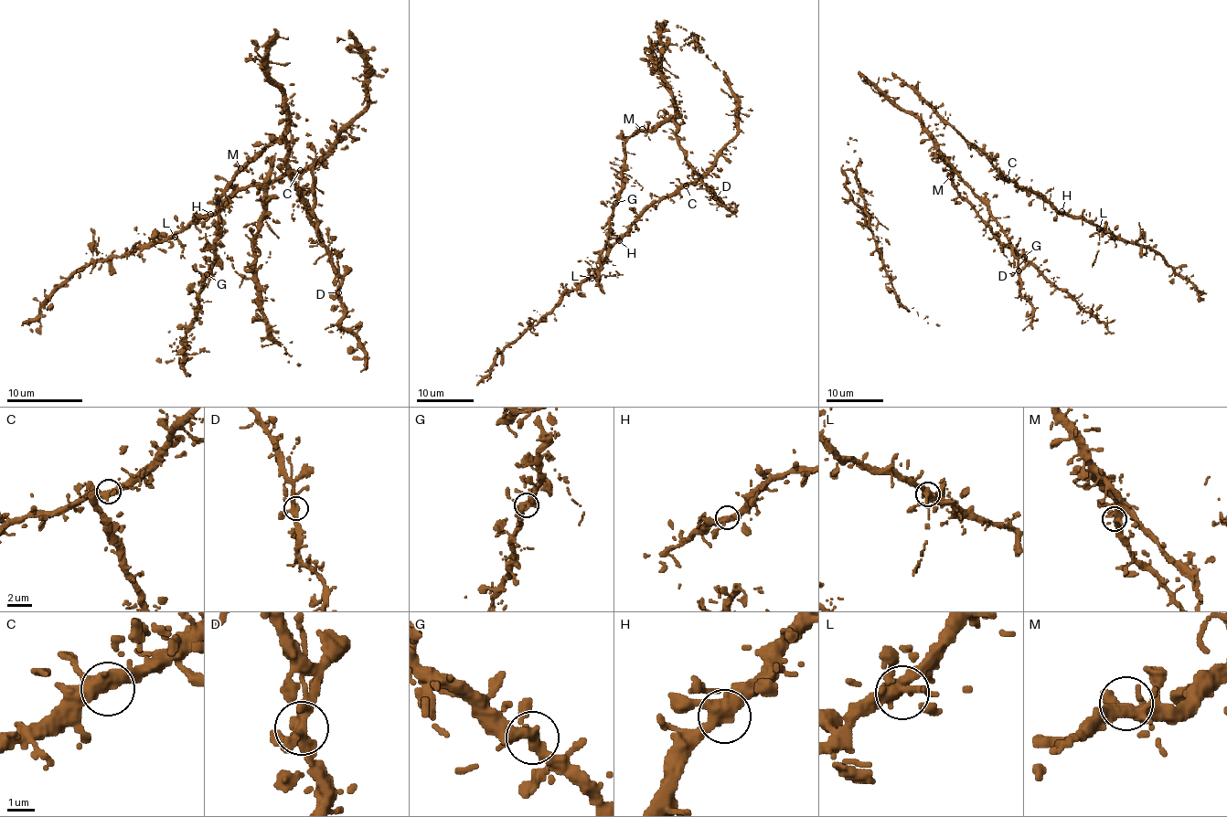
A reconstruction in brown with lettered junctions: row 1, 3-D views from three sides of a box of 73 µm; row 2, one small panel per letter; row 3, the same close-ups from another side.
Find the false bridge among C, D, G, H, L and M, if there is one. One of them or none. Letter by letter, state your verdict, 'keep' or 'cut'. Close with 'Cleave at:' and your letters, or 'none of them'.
C: keep
D: keep
G: keep
H: keep
L: keep
M: keep
Cleave at: none of them

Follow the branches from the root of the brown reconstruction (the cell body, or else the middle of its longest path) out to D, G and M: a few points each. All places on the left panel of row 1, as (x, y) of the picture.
D: (298, 185), (298, 196), (307, 208), (309, 223), (328, 249), (334, 272), (339, 278), (337, 293)
G: (298, 185), (288, 166), (288, 147), (281, 140), (250, 161), (218, 198), (218, 240), (214, 265), (207, 274)
M: (298, 185), (288, 166), (288, 147), (281, 140), (272, 143), (254, 161), (249, 161), (240, 168)

